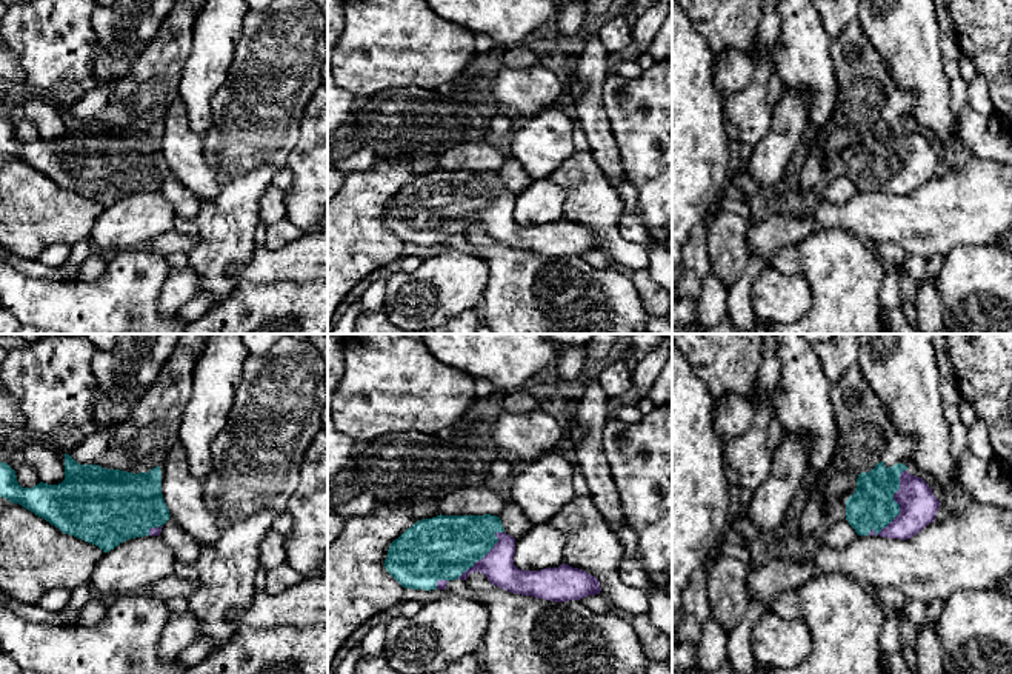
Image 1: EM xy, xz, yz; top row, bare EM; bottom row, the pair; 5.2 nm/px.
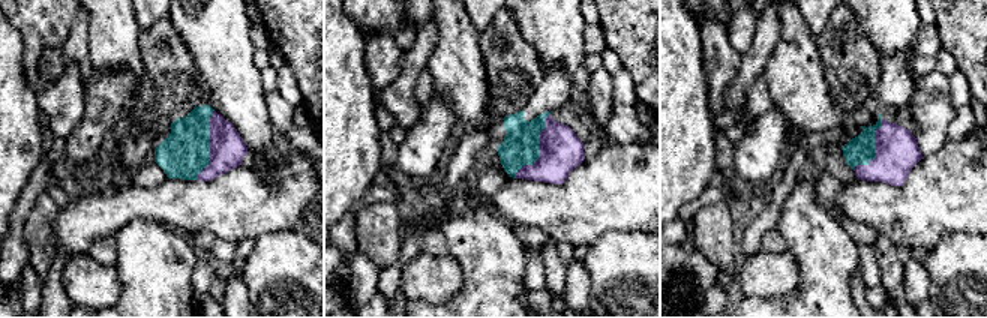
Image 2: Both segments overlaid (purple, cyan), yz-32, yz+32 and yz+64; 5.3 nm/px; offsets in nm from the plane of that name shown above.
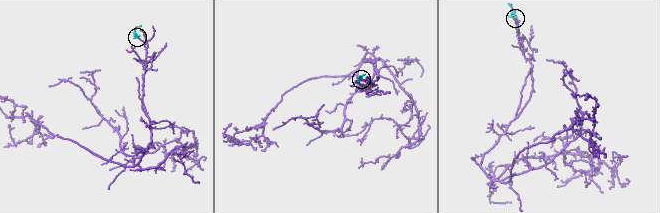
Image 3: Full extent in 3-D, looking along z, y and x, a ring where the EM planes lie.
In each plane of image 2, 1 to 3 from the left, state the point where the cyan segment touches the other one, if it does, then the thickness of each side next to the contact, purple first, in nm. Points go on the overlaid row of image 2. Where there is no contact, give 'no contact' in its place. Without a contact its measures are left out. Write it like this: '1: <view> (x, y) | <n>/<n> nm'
1: yz-32 (210, 144) | 190/260 nm
2: yz+32 (540, 149) | 220/200 nm
3: yz+64 (876, 149) | 240/160 nm

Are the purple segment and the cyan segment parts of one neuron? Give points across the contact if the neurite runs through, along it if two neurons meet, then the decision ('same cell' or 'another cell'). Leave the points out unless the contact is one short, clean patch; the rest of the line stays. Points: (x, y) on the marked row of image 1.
same cell

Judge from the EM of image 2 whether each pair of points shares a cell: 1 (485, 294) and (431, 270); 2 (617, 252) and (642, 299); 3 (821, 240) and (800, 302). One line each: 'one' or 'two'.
1: two
2: one
3: one

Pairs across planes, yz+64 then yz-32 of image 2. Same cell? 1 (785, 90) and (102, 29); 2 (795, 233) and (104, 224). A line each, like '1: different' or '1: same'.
1: same
2: different

